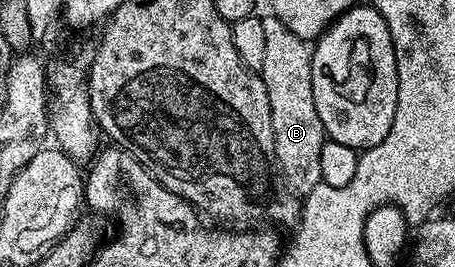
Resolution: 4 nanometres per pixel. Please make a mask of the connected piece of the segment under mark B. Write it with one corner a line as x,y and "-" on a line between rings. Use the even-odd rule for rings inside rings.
275,16
262,17
262,29
266,53
258,73
266,84
266,96
270,96
276,164
283,181
297,195
303,196
309,194
325,177
326,135
322,120
318,120
318,108
314,108
312,46
309,39
294,36
294,32
290,32
290,28
286,28
286,24
282,24
282,20

